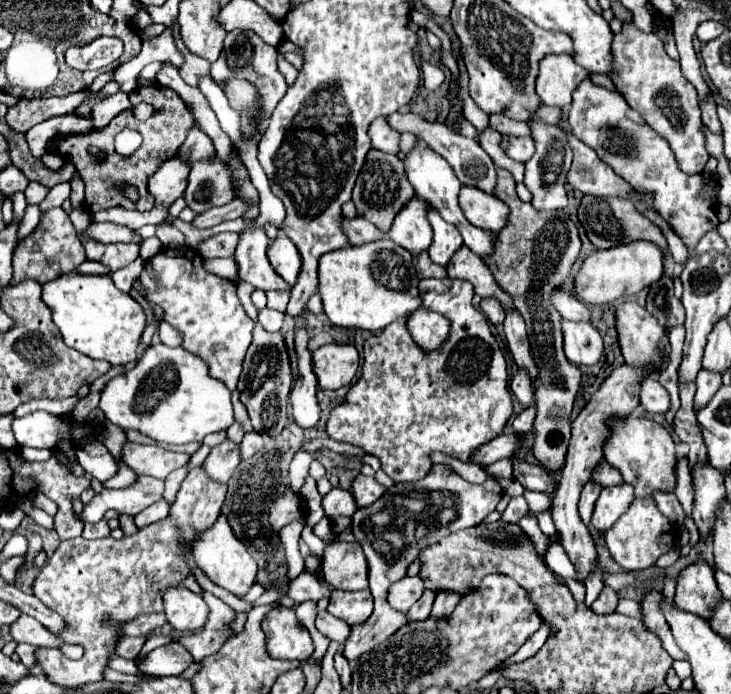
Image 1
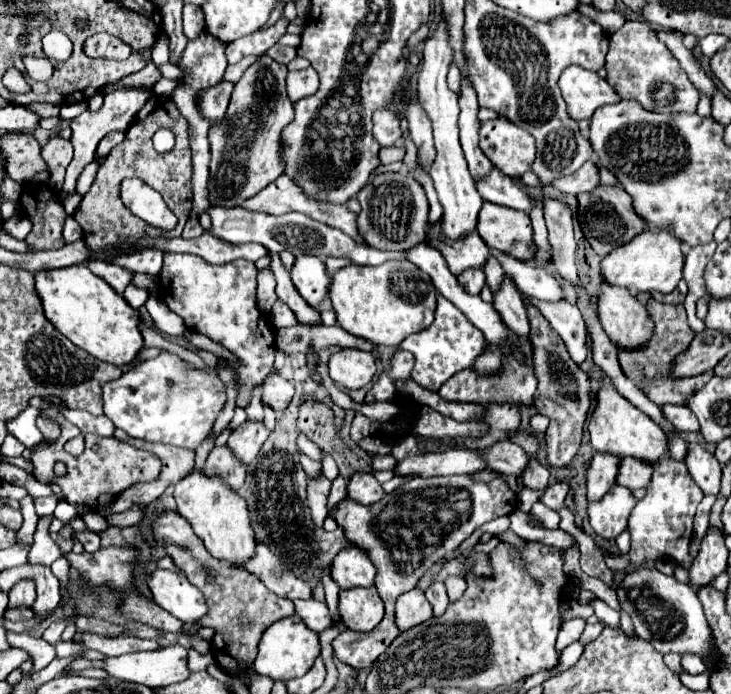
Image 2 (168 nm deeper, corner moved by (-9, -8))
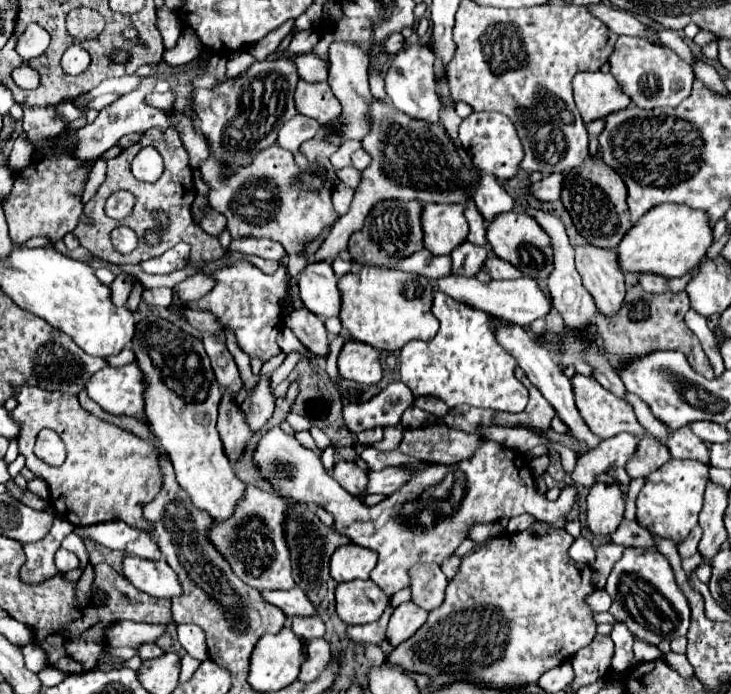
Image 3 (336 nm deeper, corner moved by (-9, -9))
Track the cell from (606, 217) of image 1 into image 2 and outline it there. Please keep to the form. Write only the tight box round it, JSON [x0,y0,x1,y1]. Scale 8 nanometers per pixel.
[577,184,647,258]

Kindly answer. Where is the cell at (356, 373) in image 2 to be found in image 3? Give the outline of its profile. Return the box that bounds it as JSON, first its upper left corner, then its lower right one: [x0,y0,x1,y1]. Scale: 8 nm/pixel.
[339,341,383,385]

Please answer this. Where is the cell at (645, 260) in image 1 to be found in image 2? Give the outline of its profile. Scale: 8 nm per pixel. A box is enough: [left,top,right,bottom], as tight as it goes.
[601,230,683,292]

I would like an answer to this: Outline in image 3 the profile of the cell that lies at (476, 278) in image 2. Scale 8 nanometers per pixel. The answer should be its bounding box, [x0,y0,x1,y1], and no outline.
[451,241,487,277]

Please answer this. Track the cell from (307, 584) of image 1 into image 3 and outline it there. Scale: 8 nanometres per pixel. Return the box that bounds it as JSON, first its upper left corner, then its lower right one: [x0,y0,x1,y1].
[211,485,295,591]

